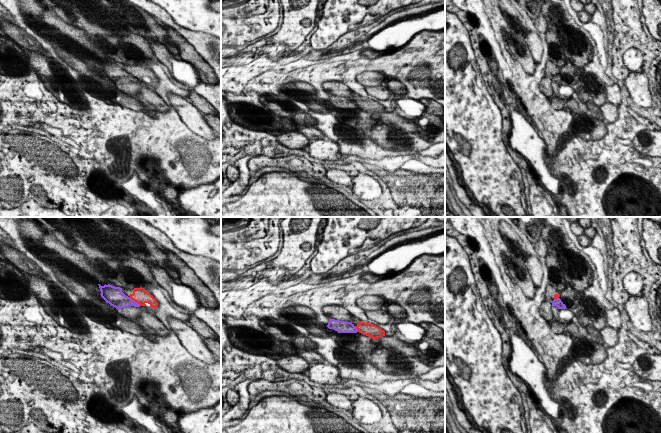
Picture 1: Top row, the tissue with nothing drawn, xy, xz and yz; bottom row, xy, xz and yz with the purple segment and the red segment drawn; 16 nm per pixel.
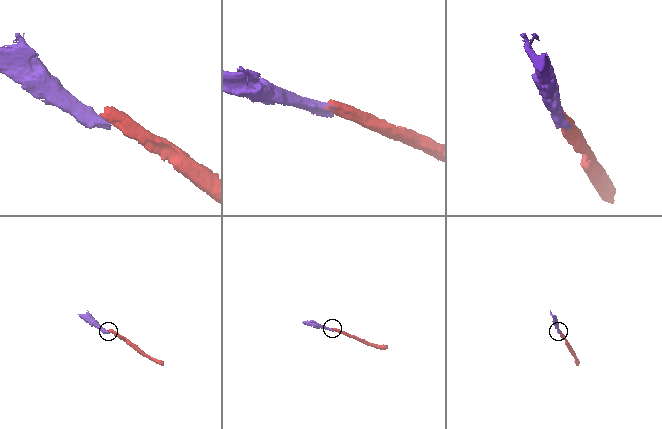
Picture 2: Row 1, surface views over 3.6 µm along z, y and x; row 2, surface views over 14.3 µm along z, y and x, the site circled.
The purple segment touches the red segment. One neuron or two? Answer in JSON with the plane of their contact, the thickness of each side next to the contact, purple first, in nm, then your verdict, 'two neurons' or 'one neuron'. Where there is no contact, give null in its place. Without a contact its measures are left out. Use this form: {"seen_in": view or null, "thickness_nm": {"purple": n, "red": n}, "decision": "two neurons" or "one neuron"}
{"seen_in": "xy", "thickness_nm": {"purple": 280, "red": 240}, "decision": "two neurons"}

